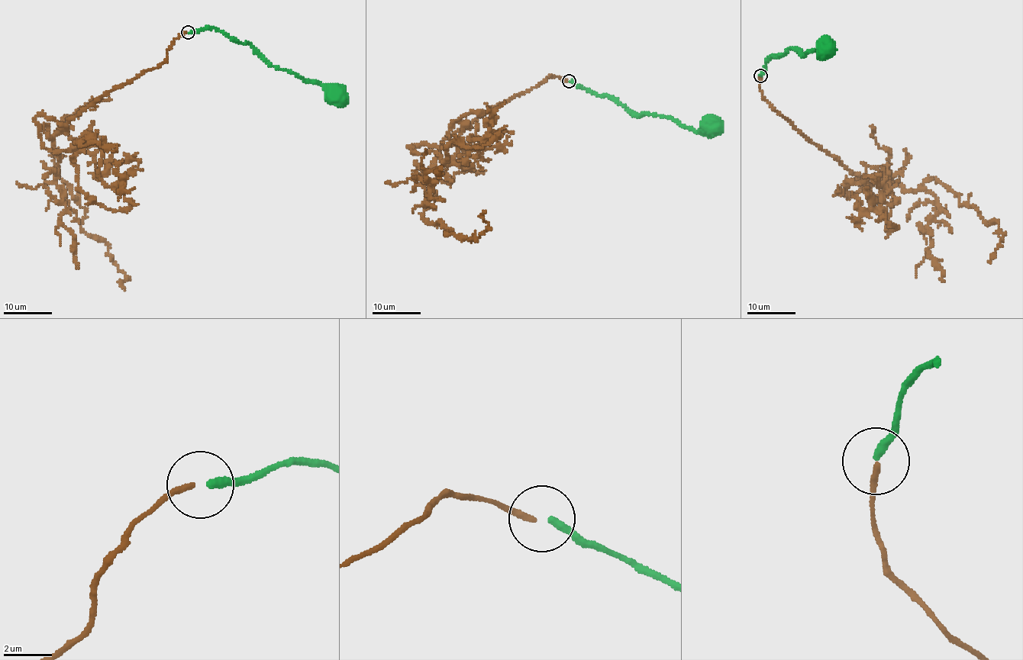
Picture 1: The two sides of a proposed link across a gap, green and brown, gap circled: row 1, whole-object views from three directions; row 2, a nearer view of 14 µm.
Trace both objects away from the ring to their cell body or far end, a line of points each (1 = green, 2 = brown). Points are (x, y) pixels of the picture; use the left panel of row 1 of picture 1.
1: (189, 32), (215, 28), (251, 44), (271, 65), (291, 70), (306, 80), (318, 82), (337, 92)
2: (186, 32), (163, 63), (115, 87), (53, 139), (58, 174), (85, 210), (81, 227), (108, 247), (124, 290)

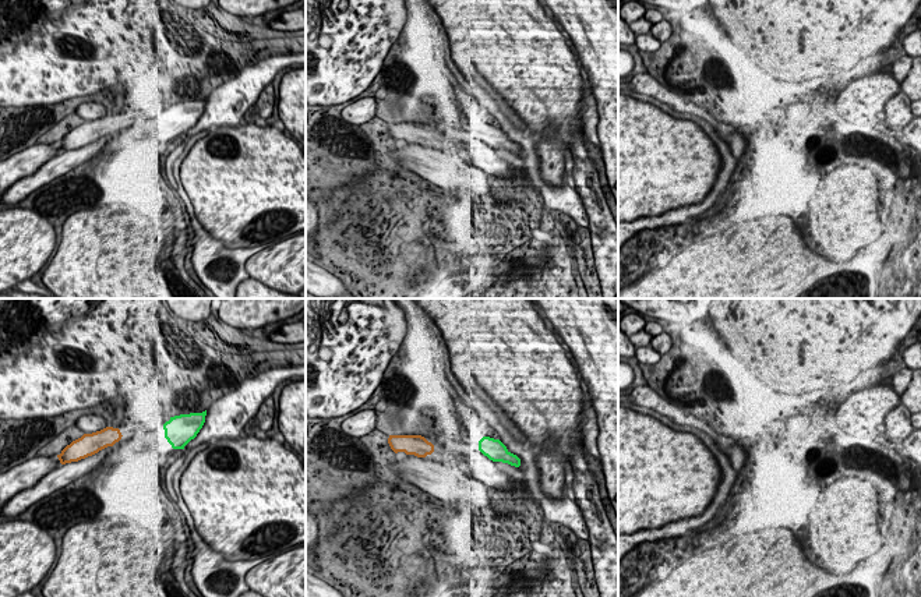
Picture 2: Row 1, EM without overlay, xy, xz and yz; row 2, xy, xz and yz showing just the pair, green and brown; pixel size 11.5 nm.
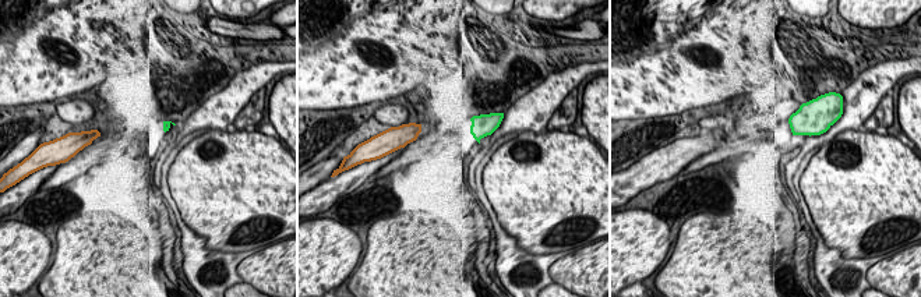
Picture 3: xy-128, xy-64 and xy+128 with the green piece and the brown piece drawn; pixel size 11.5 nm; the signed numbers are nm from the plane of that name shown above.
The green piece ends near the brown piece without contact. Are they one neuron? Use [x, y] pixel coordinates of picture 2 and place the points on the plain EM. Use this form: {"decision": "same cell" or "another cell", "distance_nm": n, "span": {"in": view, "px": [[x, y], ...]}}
{"decision": "another cell", "distance_nm": 480, "span": {"in": "xy", "px": [[163, 116], [122, 123]]}}

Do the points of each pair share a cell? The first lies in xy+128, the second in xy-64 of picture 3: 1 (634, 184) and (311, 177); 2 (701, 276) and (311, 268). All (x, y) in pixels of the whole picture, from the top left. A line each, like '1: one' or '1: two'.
1: one
2: two

